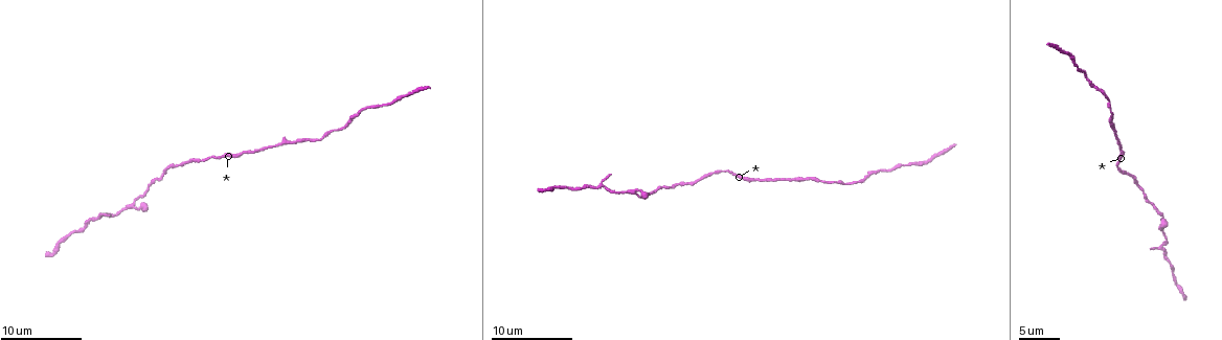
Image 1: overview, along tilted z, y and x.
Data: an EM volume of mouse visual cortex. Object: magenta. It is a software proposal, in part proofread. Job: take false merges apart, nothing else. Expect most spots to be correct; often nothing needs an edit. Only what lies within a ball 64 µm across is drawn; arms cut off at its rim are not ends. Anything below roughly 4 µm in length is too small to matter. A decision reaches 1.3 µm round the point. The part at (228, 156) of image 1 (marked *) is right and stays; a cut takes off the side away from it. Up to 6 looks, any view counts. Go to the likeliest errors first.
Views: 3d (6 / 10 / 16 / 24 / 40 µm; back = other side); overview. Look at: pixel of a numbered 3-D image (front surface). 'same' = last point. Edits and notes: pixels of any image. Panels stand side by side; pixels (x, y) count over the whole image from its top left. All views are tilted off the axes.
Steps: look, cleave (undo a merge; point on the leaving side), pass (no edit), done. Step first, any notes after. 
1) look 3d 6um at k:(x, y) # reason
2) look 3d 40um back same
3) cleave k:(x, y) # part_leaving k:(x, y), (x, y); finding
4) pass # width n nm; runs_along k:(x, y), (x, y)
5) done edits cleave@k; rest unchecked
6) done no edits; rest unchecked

look 3d 16um at 1:(138, 197) # sudden change in width

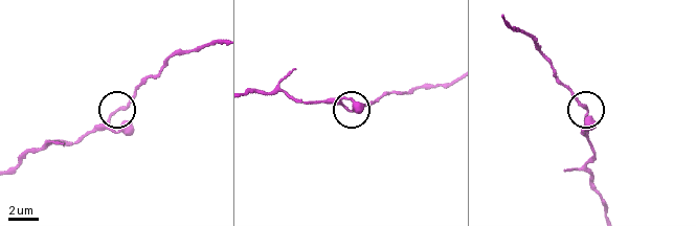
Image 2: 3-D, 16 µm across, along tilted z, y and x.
pass # width 190 nm; runs_along 2:(216, 45), (173, 52), (127, 104), (88, 134); all the same neuron

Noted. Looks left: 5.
look 3d 10um at 1:(1165, 241) # sudden change in width

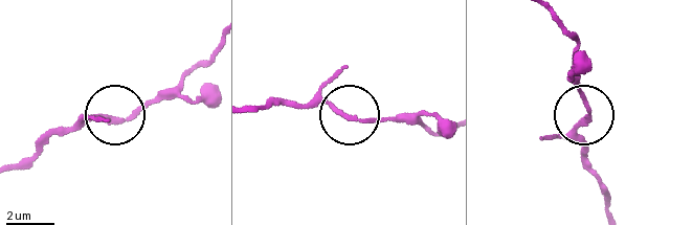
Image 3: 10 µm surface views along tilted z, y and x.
pass # width 190 nm; runs_along 3:(557, 15), (572, 31), (589, 113), (574, 136), (582, 154); all the same neuron

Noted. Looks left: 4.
look 3d 6um at 1:(1089, 79) # sudden change in width

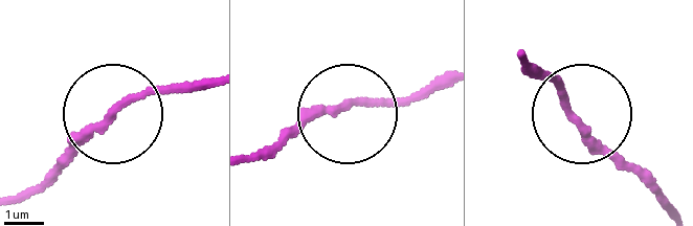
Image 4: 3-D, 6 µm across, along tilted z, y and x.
pass # runs_along 4:(13, 201), (49, 183), (117, 110), (209, 83); continuous, no second neuron

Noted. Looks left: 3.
done no edits; rest unchecked

